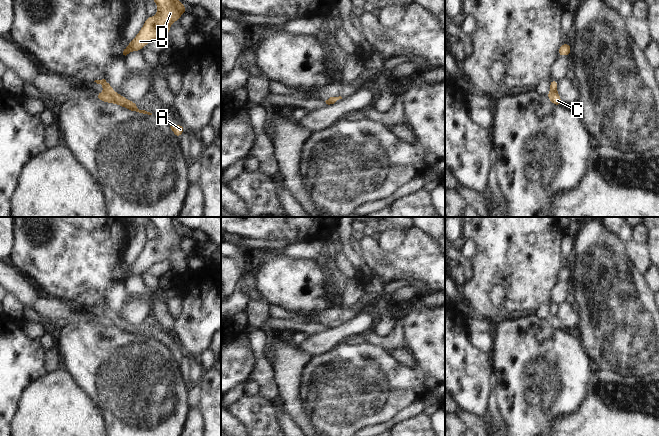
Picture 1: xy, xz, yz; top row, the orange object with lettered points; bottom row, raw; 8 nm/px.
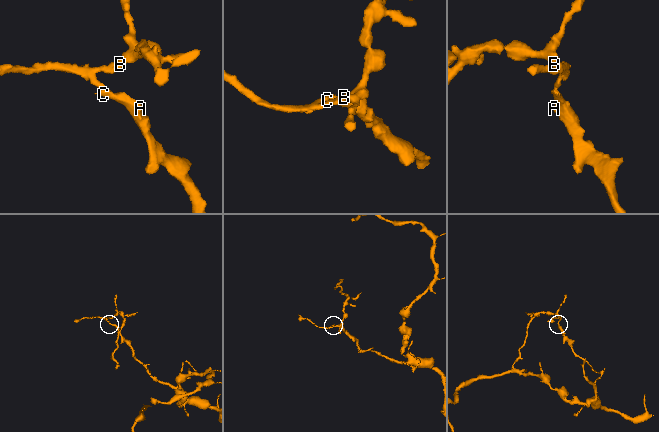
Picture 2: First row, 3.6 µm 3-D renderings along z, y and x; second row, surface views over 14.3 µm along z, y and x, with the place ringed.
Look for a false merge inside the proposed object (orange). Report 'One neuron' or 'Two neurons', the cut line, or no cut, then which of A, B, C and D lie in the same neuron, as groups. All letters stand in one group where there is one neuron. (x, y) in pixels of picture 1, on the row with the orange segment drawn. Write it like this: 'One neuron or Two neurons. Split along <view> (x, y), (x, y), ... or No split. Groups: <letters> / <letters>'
Two neurons. Split along xy (104, 90), (112, 91). Groups: A C / B D.

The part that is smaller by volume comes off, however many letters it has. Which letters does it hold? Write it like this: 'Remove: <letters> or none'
Remove: B, D

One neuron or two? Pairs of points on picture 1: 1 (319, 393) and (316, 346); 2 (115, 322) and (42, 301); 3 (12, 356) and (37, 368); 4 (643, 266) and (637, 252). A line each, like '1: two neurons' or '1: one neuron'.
1: two neurons
2: one neuron
3: one neuron
4: one neuron

